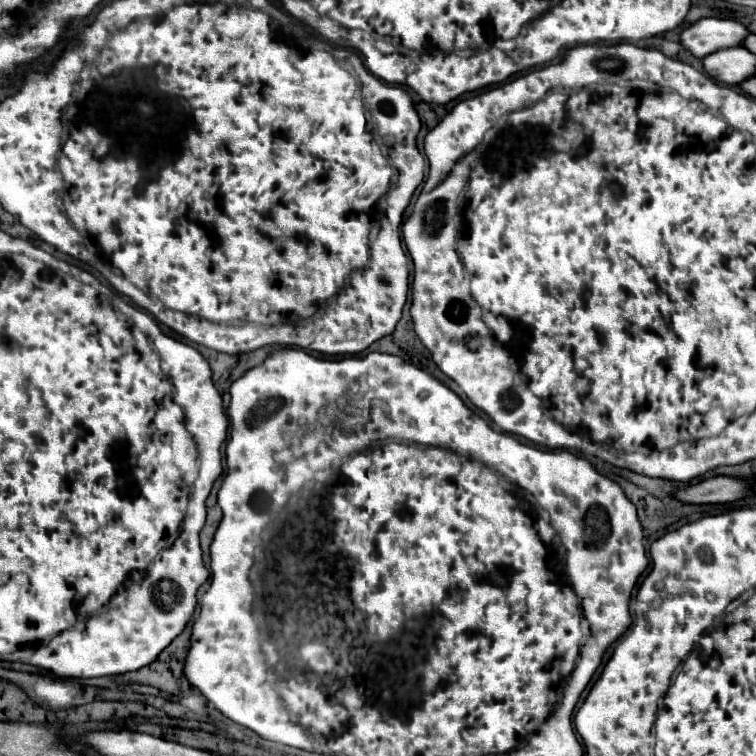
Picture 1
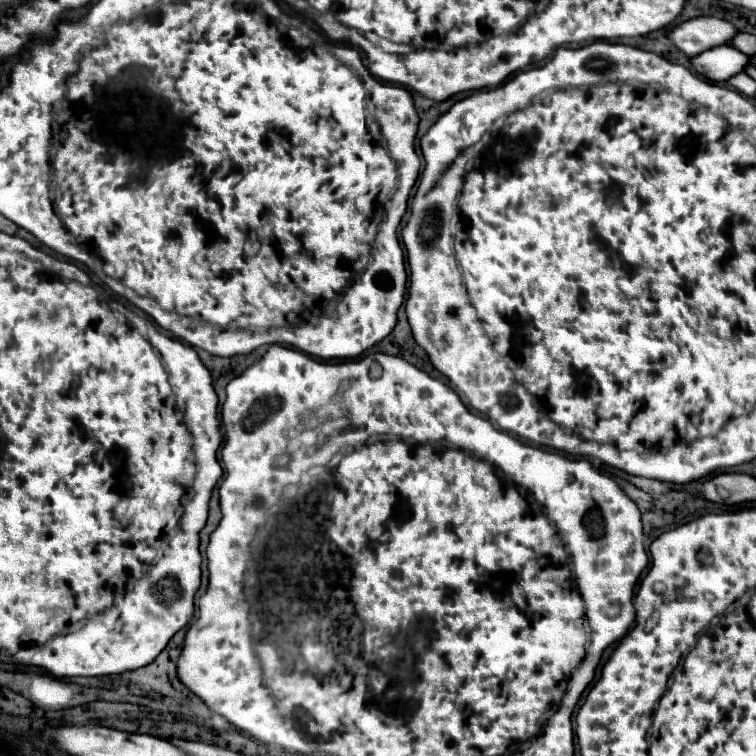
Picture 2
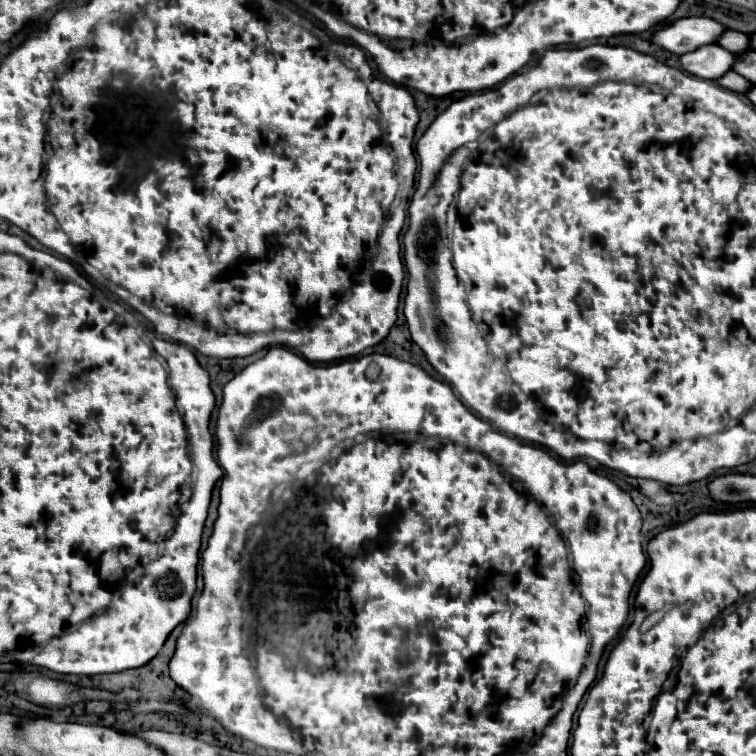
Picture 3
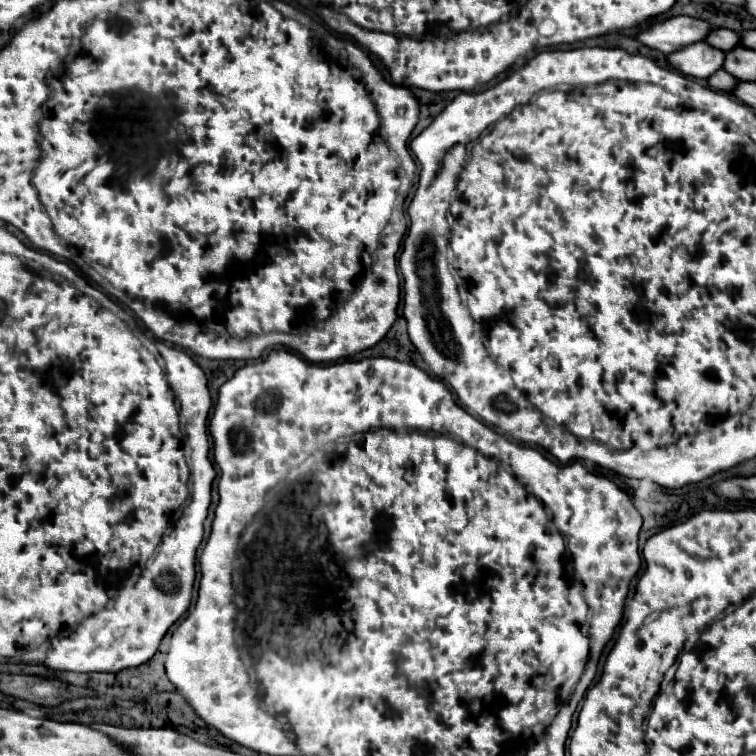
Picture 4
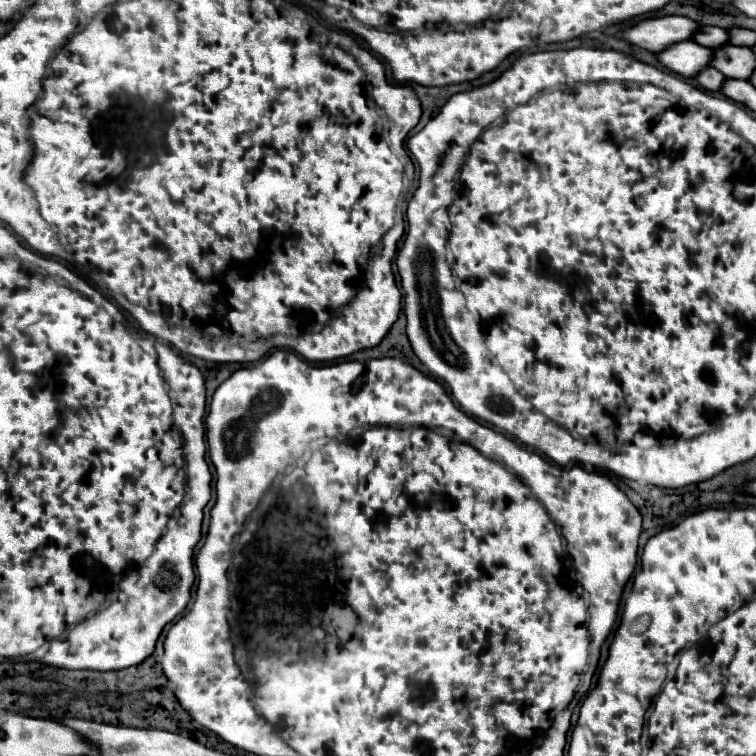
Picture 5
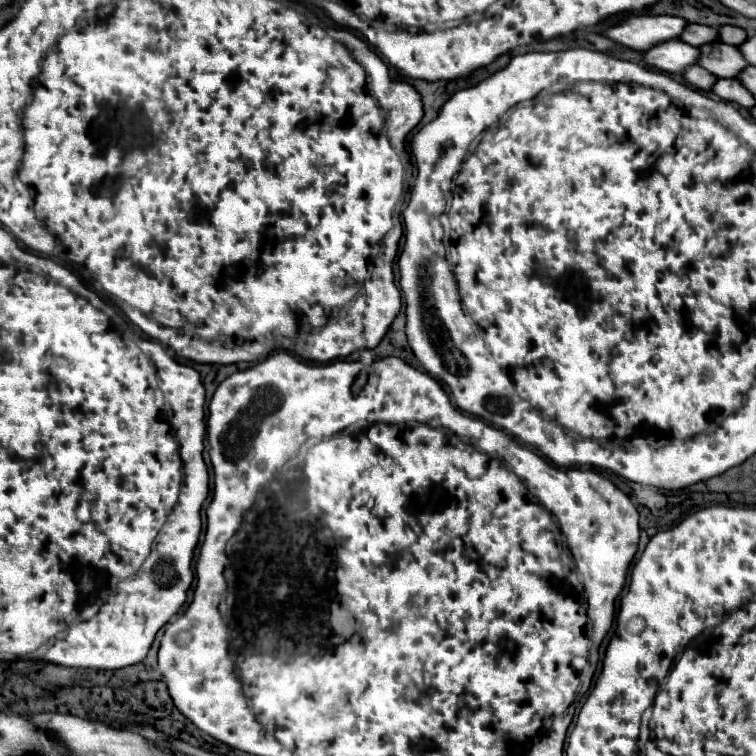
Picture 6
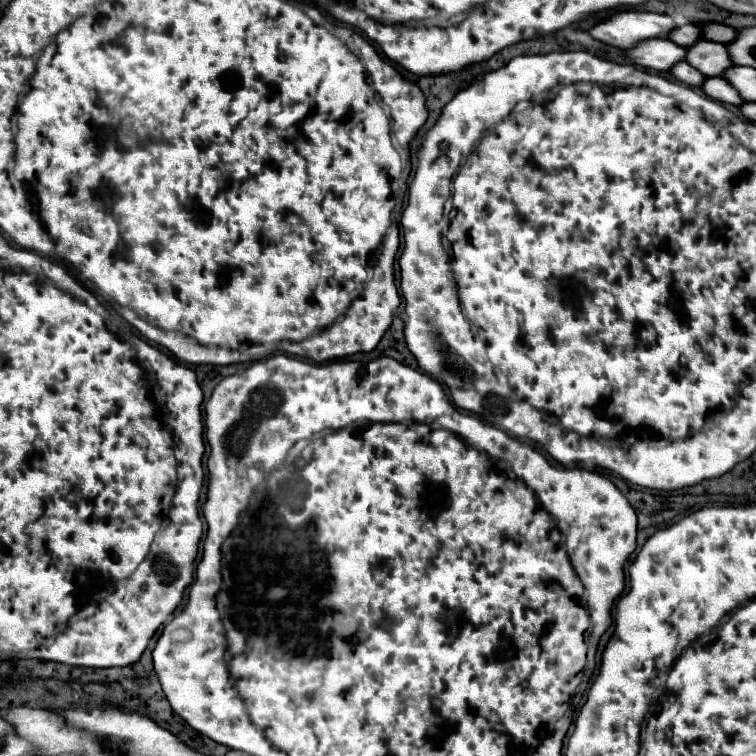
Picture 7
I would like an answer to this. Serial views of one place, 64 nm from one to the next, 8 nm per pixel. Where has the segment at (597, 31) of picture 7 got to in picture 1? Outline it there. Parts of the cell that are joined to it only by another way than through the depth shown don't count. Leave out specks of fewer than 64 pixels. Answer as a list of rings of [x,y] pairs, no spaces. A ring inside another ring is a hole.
[[[704,18],[682,32],[680,42],[698,58],[712,52],[742,46],[742,40],[750,36],[750,30],[738,20],[728,18]]]

